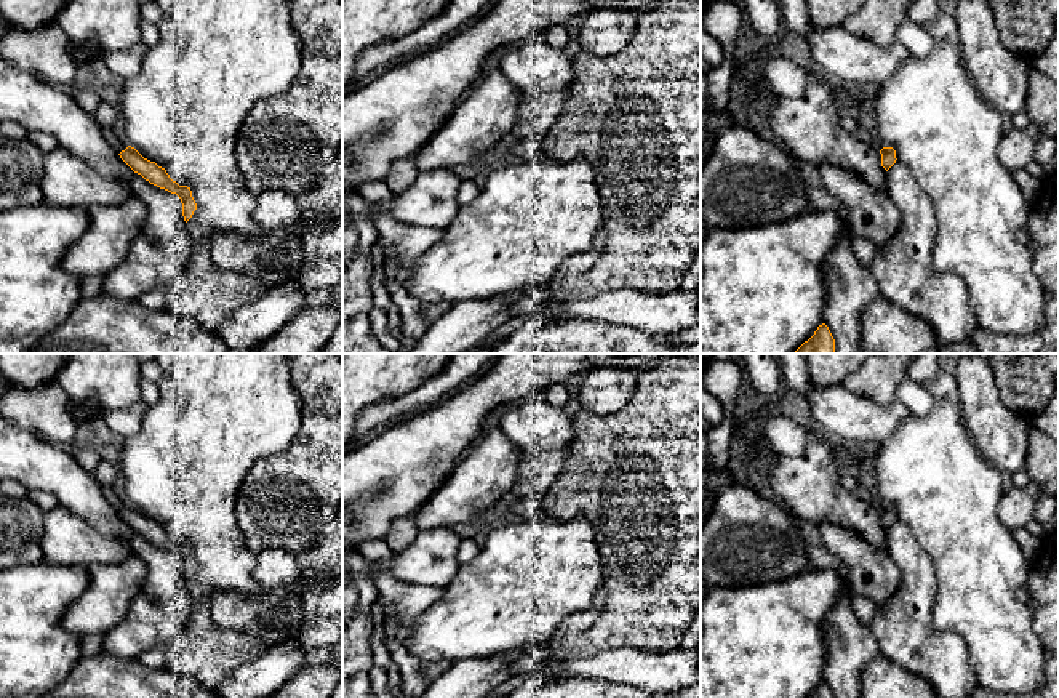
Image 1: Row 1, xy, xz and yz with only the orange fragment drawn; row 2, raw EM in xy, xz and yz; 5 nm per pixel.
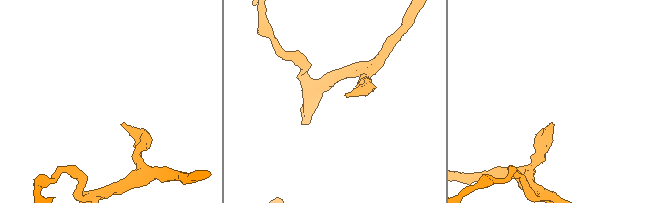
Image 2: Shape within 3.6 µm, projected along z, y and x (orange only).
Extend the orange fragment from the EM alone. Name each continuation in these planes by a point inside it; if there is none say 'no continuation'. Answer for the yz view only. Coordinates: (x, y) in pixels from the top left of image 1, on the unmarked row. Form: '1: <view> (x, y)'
no continuation

